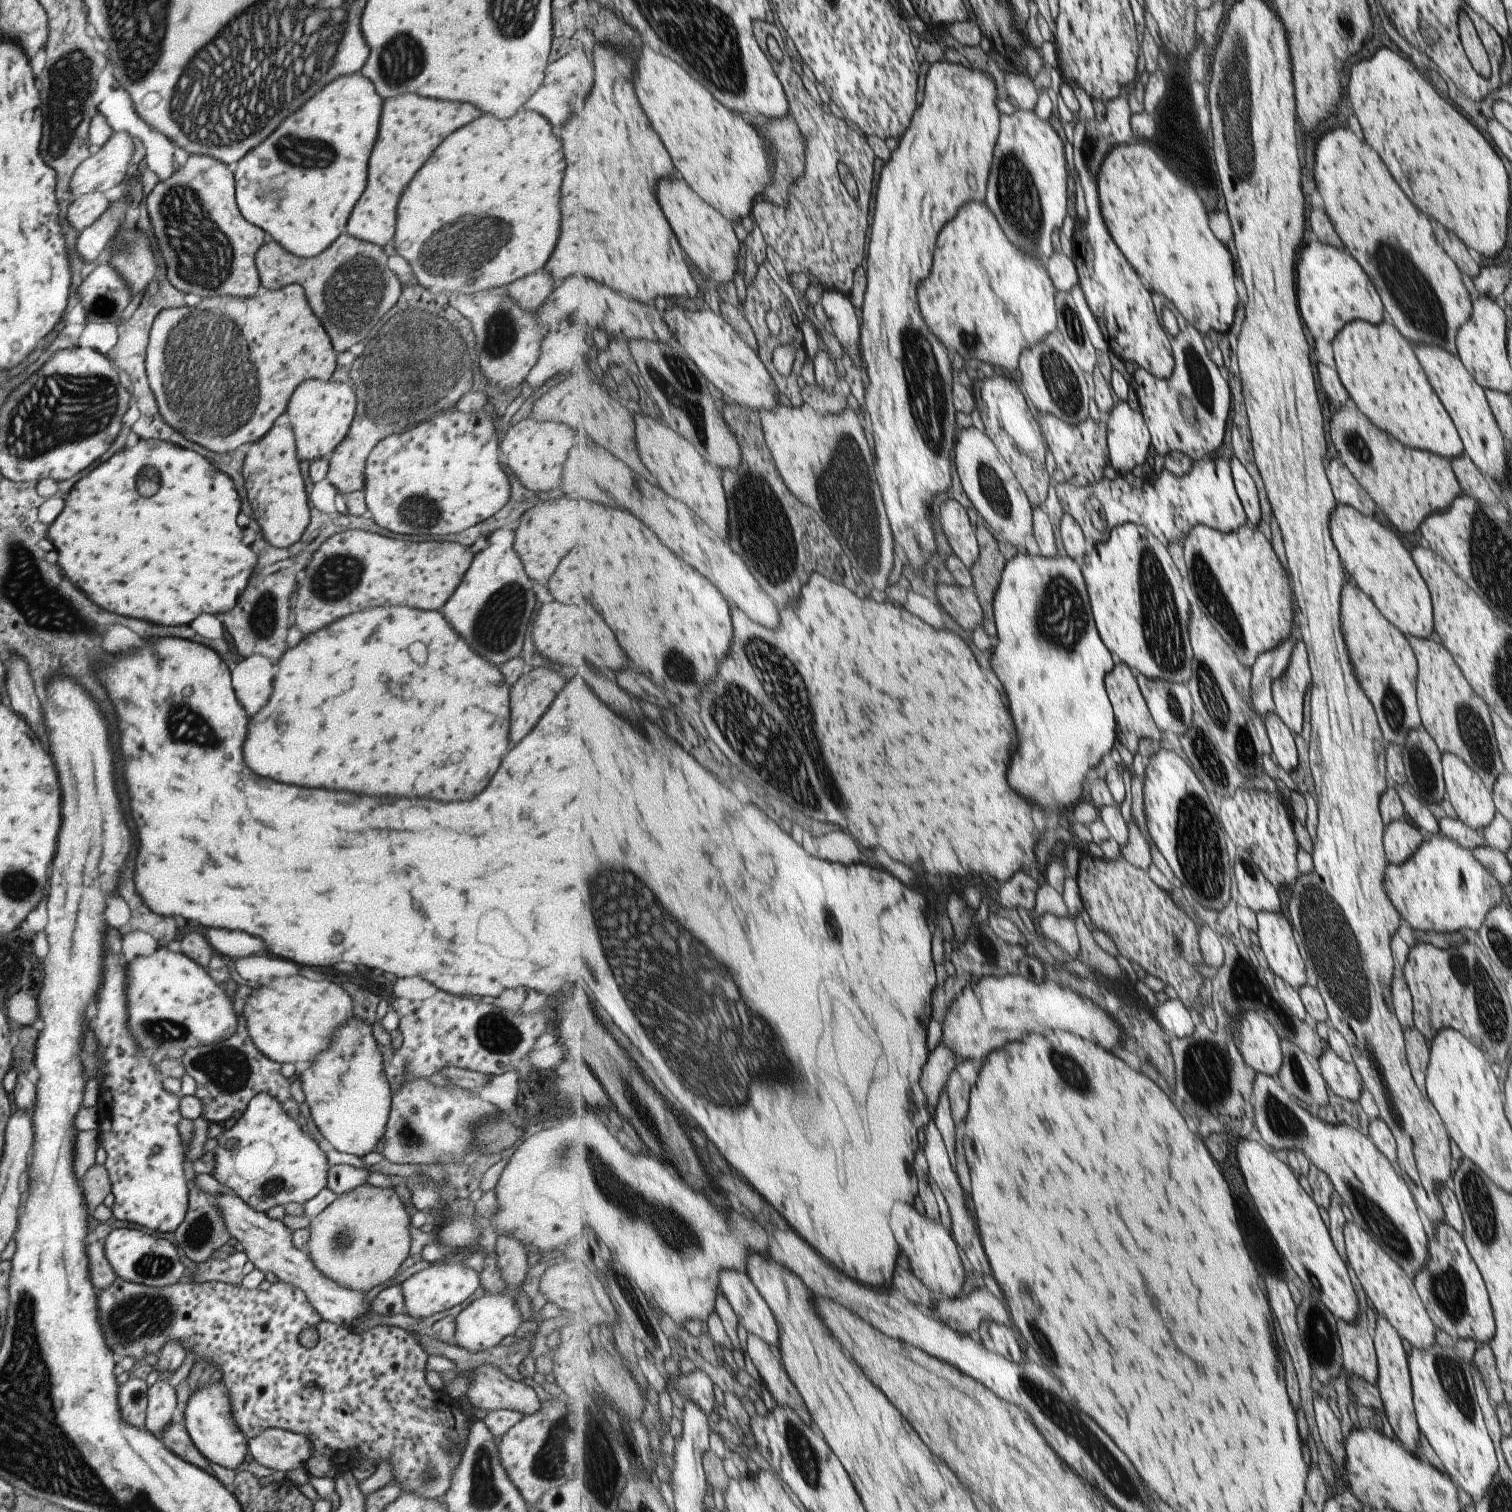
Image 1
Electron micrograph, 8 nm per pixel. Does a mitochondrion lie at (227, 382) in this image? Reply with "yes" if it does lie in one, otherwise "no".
yes

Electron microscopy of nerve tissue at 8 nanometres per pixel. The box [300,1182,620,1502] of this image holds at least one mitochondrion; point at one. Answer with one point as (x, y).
(553, 1458)

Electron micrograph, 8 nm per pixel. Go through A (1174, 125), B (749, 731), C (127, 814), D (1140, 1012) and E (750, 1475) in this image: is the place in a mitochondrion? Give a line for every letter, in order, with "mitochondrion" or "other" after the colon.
A: other
B: mitochondrion
C: other
D: other
E: other

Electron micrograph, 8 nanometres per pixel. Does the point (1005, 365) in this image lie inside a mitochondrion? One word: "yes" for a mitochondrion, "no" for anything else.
no

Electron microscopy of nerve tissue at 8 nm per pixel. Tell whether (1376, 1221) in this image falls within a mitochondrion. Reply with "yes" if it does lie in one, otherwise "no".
yes

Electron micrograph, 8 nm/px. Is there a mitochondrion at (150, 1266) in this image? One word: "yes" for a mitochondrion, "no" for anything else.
yes

